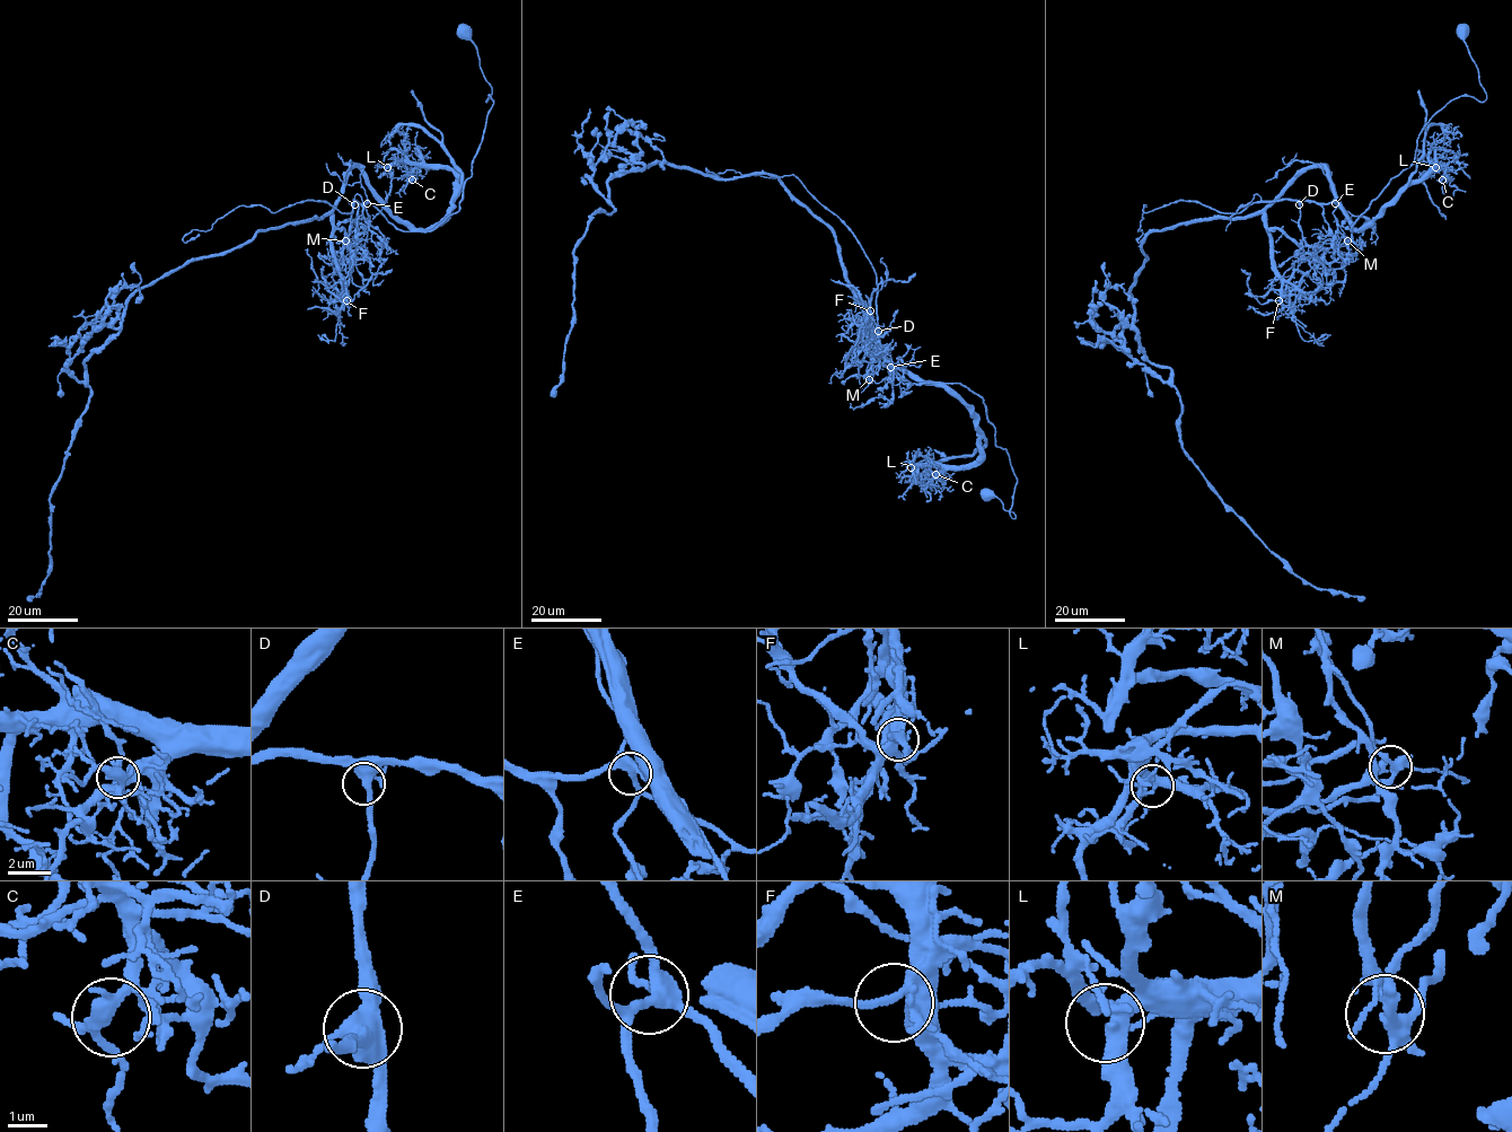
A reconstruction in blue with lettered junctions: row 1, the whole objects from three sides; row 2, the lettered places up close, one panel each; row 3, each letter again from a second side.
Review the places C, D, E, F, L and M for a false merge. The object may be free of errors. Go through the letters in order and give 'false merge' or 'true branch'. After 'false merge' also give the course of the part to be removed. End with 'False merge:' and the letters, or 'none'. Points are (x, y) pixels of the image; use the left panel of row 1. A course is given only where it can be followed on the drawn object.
C: true branch
D: true branch
E: true branch
F: true branch
L: true branch
M: false merge | (345, 240), (354, 245), (360, 204), (403, 230), (432, 230), (459, 209), (493, 102), (476, 46), (459, 24)
False merge: M

